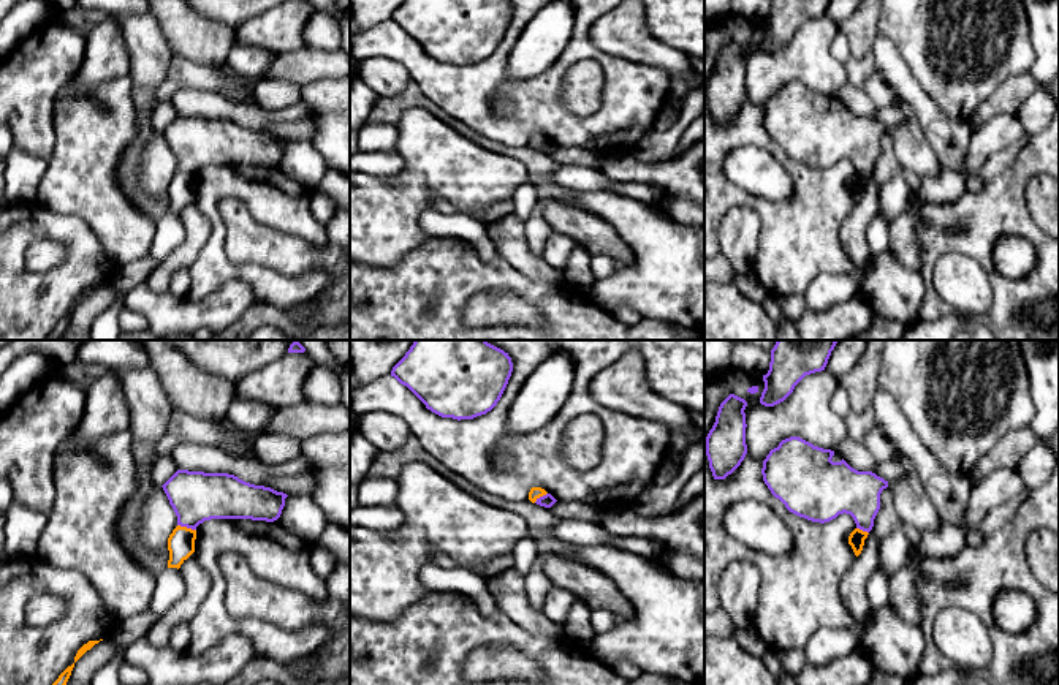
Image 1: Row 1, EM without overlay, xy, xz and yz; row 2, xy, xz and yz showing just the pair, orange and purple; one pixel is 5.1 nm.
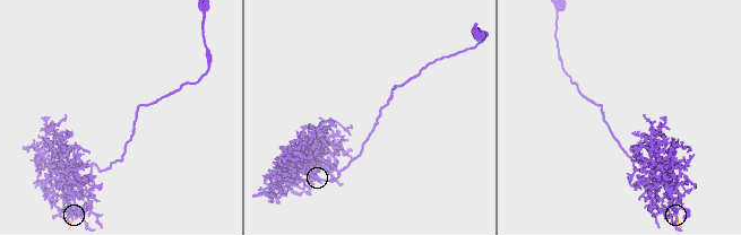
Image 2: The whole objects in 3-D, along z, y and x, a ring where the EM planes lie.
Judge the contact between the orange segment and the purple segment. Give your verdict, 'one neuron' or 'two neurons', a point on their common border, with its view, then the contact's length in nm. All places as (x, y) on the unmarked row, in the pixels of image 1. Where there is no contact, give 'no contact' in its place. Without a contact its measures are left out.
one neuron | xy (187, 174) | 100 nm

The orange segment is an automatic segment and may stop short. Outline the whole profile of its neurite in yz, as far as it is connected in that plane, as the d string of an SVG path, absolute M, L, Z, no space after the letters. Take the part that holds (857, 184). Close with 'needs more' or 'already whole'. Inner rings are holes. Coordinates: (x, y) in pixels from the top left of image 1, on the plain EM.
M790 82L763 106L763 127L785 153L812 168L829 168L850 160L856 174L848 182L855 201L874 172L880 139L888 127L872 117L858 117L844 104L833 108L834 97Z; needs more

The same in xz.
M532 133L529 146L545 153L551 153L557 146L541 133Z; needs more

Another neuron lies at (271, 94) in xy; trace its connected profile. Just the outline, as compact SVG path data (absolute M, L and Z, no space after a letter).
M261 79L255 82L255 101L269 112L280 111L301 101L301 87L279 79Z

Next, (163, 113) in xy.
M155 98L150 122L154 128L158 131L163 131L176 117L179 112L169 101L161 101Z

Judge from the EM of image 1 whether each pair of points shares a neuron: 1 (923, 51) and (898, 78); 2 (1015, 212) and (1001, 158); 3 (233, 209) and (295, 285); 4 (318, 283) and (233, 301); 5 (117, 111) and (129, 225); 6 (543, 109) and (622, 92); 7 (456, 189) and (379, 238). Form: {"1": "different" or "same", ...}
{"1": "different", "2": "different", "3": "different", "4": "different", "5": "same", "6": "same", "7": "same"}

